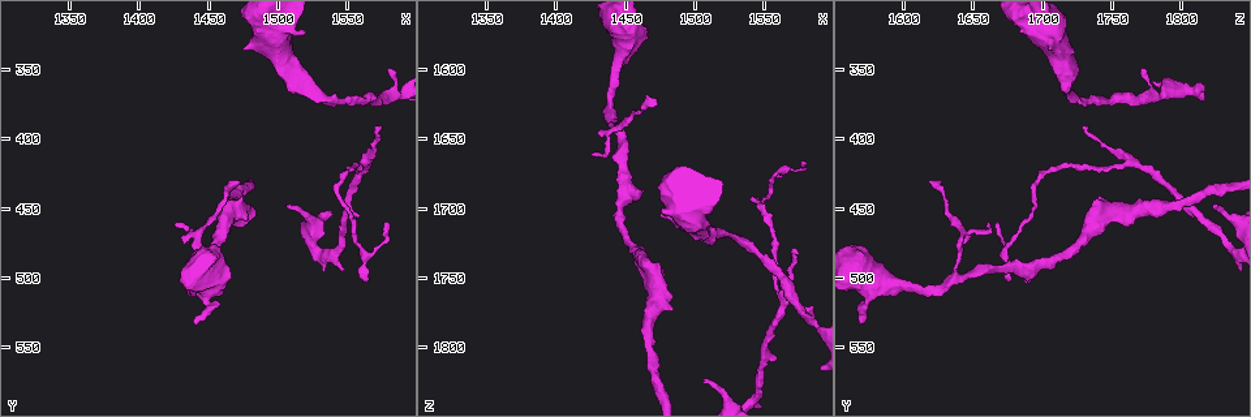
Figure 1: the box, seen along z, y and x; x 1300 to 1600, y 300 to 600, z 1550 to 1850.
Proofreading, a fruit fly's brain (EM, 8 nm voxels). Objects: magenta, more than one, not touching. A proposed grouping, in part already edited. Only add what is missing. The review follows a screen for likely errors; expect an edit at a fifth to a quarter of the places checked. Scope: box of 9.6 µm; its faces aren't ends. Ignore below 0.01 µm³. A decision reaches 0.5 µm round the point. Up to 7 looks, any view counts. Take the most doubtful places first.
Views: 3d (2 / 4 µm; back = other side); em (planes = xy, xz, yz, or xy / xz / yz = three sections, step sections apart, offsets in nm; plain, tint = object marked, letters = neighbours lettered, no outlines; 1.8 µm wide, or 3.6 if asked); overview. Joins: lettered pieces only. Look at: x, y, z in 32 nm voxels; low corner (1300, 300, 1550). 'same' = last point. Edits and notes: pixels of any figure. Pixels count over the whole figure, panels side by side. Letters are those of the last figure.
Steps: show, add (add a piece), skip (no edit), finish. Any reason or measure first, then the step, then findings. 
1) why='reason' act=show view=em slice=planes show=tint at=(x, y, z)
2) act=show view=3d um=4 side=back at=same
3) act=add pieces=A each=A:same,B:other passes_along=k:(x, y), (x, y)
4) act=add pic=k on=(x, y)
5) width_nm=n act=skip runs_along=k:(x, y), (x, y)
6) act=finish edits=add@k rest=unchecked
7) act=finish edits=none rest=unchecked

why='branch stops here' act=show view=em slice=planes show=letters at=(1440, 534, 1568)

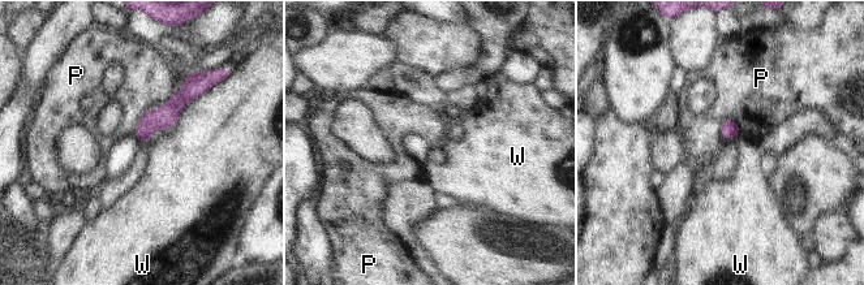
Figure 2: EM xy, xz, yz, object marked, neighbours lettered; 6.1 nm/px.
width_nm=100 longest_contact=W:340nm act=skip each=P:other,W:other found='no lettered piece goes on from it'

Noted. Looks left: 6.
why='tapers out' act=show view=em slice=xy step=8 show=letters at=(1566, 500, 1676)

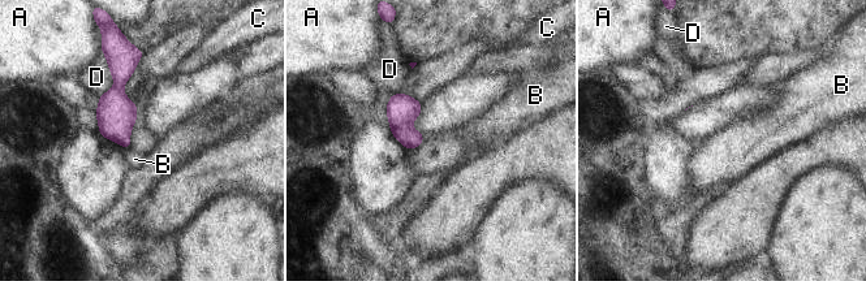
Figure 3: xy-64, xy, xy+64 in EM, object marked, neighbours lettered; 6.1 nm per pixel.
act=skip each=A:other,B:other,C:other,D:other border=3:(425, 137), (416, 147), (409, 150) found='no lettered piece goes on from it'

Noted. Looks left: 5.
why='tapers out' act=show view=em slice=planes show=letters at=(1432, 474, 1644)

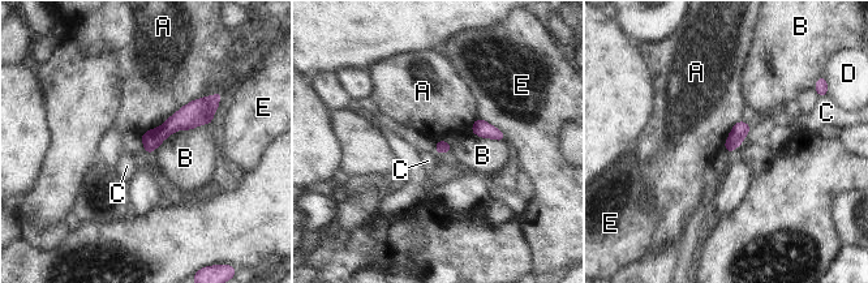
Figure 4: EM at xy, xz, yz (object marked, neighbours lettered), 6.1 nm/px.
act=skip each=A:other,B:other,C:other,D:other,E:other found='no lettered piece goes on from it'

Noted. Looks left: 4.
act=finish edits=none rest=unchecked

